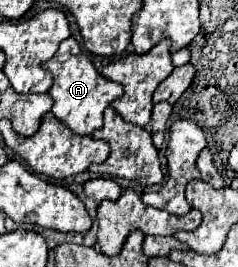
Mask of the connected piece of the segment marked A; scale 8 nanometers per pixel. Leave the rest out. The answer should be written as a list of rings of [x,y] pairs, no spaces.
[[[73,37],[61,42],[57,53],[44,63],[44,67],[53,73],[53,87],[49,95],[53,97],[53,115],[65,123],[69,129],[73,129],[79,135],[91,135],[95,129],[101,129],[103,125],[103,111],[111,105],[111,101],[119,99],[123,95],[123,87],[115,81],[103,79],[99,71],[93,67],[91,59],[80,49]]]

